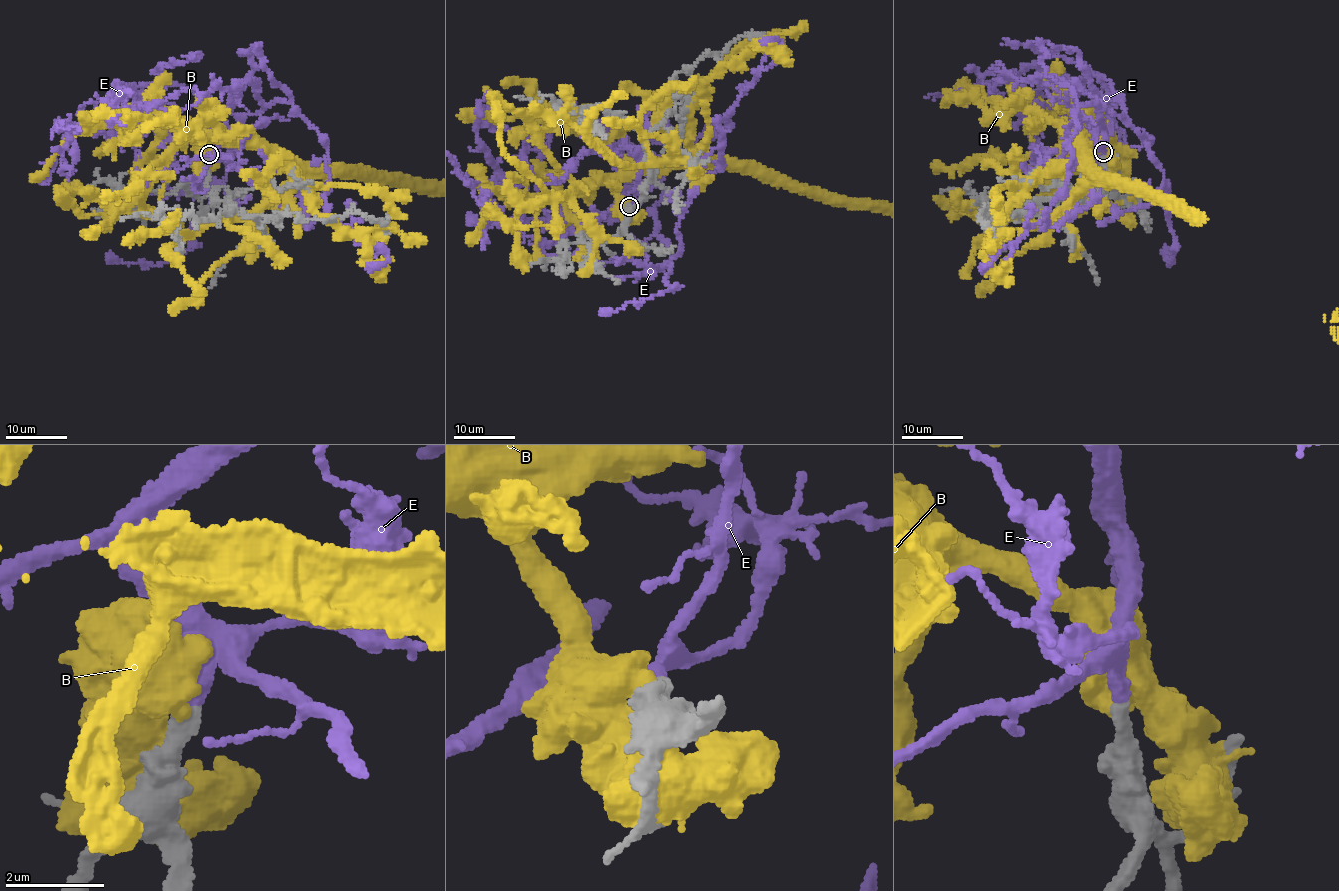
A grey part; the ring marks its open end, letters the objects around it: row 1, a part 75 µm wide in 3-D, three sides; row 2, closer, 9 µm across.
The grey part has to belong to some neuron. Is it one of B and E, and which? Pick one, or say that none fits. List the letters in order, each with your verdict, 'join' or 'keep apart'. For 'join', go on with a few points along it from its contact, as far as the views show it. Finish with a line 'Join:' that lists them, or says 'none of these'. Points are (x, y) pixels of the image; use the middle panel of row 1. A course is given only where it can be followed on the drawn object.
B: keep apart
E: join
Join: E

